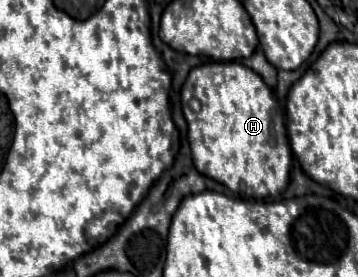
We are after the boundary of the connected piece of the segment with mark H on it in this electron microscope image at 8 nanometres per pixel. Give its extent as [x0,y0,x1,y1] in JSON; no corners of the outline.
[182,62,292,198]

